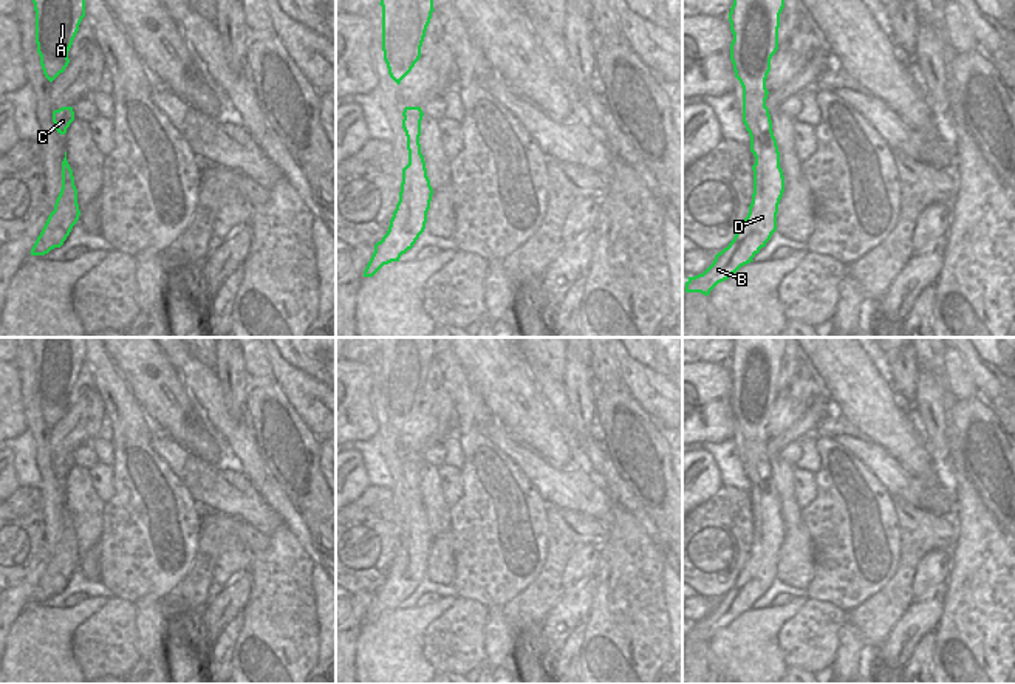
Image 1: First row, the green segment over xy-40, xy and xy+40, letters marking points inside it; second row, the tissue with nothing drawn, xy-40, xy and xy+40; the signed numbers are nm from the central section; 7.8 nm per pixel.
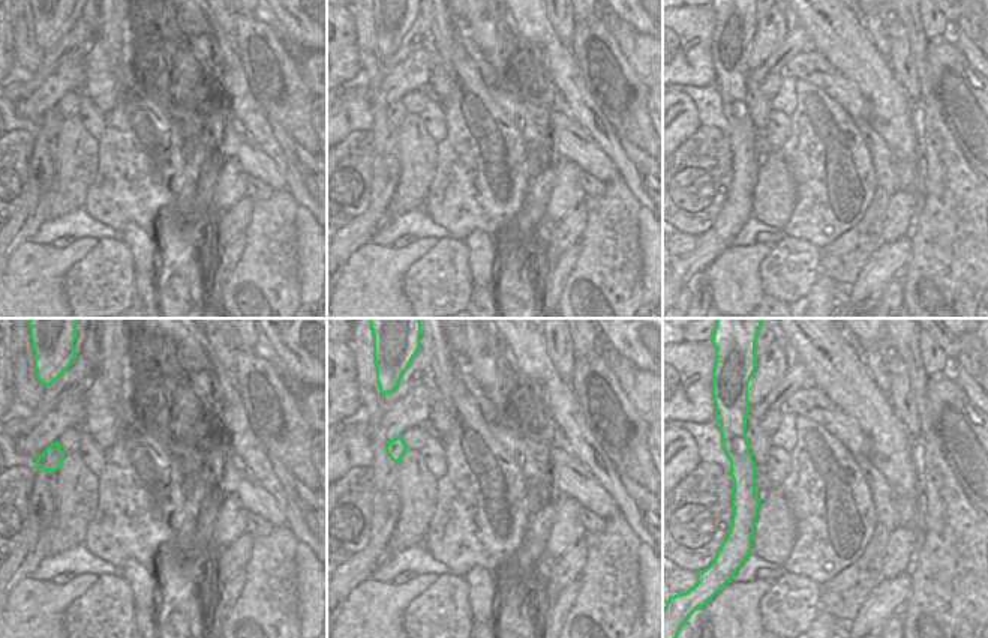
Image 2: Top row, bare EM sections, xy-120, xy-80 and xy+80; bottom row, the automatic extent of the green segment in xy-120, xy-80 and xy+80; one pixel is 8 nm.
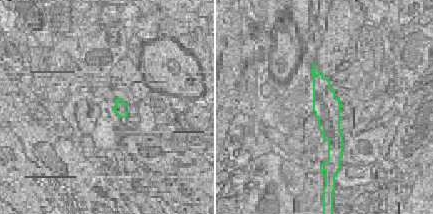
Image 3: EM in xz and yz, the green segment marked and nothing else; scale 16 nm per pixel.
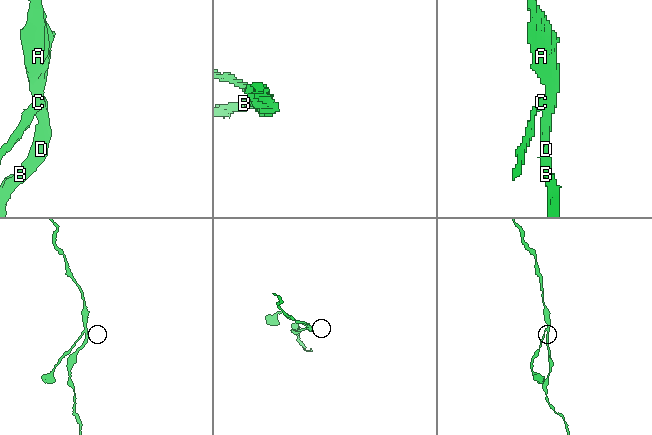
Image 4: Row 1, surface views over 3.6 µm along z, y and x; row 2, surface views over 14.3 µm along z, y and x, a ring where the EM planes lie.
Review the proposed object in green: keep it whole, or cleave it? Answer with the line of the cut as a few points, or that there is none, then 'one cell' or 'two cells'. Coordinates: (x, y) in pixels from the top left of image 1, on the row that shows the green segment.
cut in xy along (404, 115), (421, 116); two cells

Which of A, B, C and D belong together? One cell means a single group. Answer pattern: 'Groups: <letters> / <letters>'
Groups: A B D / C

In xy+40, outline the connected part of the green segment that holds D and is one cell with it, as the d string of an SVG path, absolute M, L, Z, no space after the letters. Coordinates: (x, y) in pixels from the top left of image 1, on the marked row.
M733 0L730 8L729 22L733 34L730 60L735 77L743 87L743 122L750 136L750 152L755 156L755 164L752 166L754 193L749 214L743 220L733 240L715 255L713 263L702 274L687 277L685 292L709 296L718 283L727 280L741 266L754 262L752 258L766 246L777 231L777 214L784 192L784 176L780 167L780 152L772 132L769 108L766 107L769 94L766 79L771 71L771 59L778 50L778 28L783 8L784 0Z

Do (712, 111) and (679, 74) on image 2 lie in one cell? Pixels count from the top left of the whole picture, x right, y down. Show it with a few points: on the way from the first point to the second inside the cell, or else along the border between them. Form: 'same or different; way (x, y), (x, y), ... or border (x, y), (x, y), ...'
different; border (714, 81), (706, 86), (684, 86)

